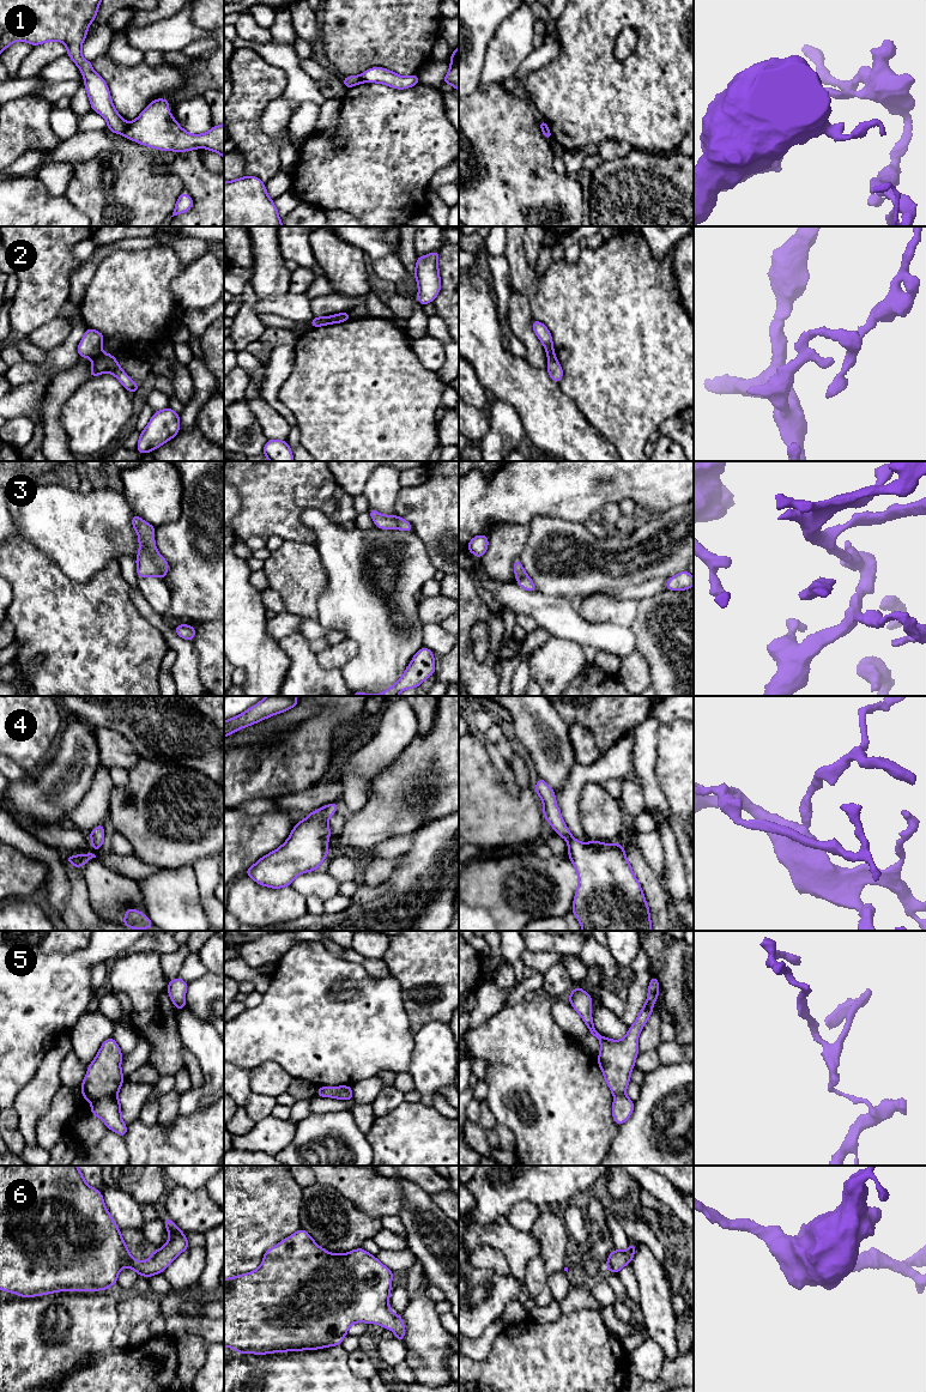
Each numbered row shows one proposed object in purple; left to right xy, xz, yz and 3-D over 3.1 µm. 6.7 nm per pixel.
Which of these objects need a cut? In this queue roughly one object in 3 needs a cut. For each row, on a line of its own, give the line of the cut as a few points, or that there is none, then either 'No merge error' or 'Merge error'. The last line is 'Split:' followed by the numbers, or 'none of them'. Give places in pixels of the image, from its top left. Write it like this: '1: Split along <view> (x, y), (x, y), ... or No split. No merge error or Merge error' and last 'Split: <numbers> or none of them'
1: Split along xy (127, 123), (122, 133). Merge error
2: Split along xy (101, 351), (92, 359). Merge error
3: No split. No merge error
4: No split. No merge error
5: Split along xy (116, 1095), (103, 1095), (94, 1101). Merge error
6: No split. No merge error
Split: 1, 2, 5

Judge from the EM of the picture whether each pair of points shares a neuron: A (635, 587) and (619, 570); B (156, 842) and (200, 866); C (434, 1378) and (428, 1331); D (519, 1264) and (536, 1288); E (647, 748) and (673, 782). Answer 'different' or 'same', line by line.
A: same
B: different
C: same
D: different
E: different

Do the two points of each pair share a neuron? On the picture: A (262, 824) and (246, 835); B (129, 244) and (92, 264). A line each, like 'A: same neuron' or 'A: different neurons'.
A: same neuron
B: same neuron

